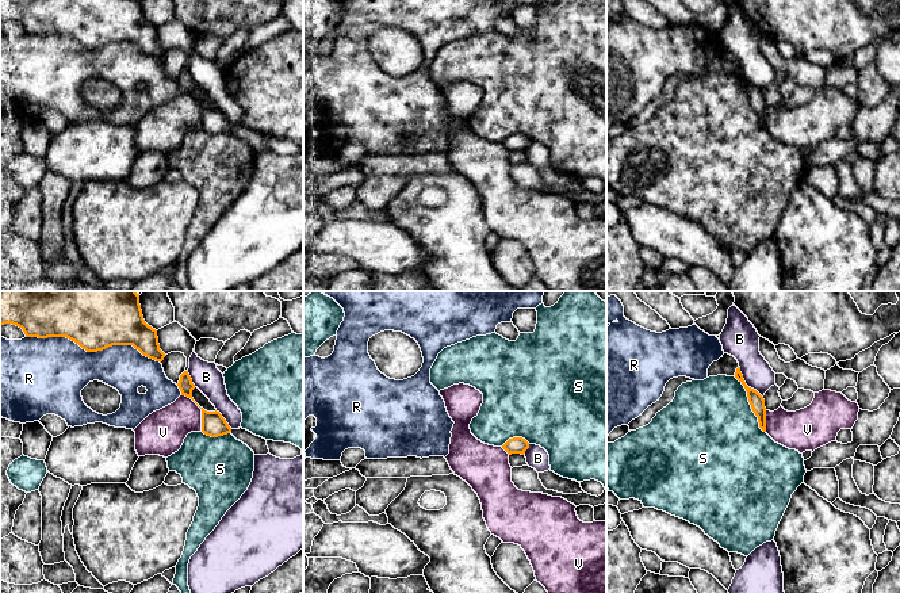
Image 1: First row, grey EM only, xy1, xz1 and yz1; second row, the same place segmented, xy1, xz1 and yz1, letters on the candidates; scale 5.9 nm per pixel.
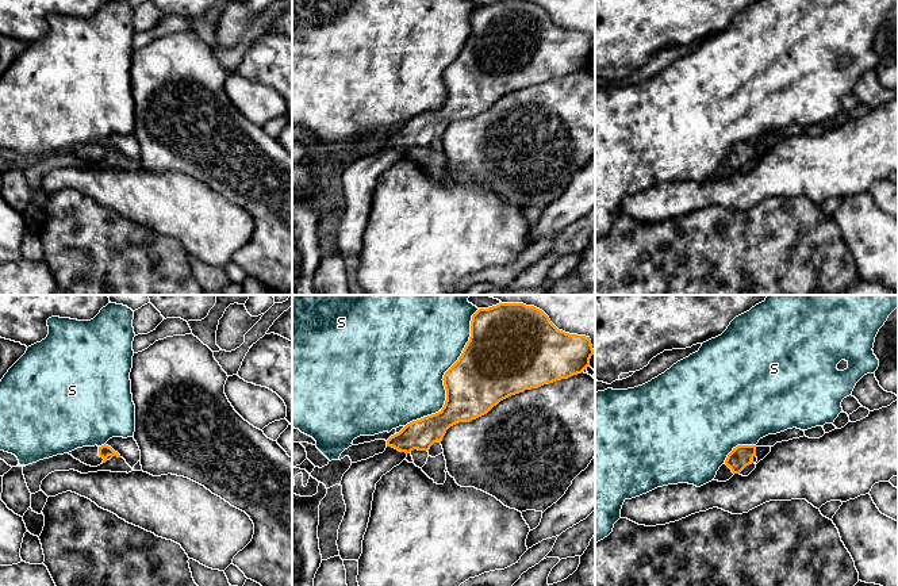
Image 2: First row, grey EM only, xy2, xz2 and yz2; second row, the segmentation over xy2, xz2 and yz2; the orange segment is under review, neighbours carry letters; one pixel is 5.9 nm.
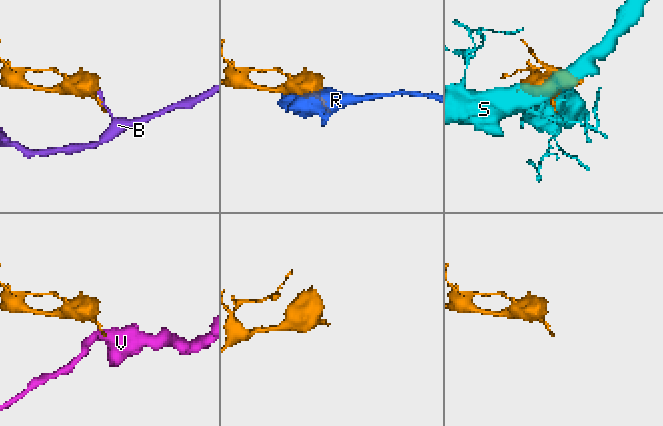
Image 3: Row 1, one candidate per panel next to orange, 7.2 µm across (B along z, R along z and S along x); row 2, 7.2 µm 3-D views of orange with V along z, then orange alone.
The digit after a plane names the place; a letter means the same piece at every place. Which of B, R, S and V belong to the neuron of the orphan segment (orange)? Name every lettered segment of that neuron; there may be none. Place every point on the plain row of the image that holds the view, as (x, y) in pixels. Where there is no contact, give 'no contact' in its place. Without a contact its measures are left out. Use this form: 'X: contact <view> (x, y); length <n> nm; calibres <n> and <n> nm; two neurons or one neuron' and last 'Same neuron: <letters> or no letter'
B: contact yz1 (745, 80); length 240 nm; calibres 90 and 200 nm; two neurons
R: contact xy1 (94, 48); length 800 nm; calibres 280 and 380 nm; two neurons
S: contact xz2 (444, 73); length 850 nm; calibres 360 and 500 nm; two neurons
V: contact xy1 (202, 107); length 260 nm; calibres 140 and 260 nm; two neurons
Same neuron: no letter

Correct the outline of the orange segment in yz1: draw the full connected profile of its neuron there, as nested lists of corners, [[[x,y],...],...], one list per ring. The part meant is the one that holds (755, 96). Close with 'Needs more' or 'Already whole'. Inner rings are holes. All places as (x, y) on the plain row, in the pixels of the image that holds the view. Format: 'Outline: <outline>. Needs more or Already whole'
Outline: [[[740,64],[736,65],[735,74],[744,83],[751,106],[758,114],[759,125],[766,129],[766,104],[763,93],[757,87],[746,81]]]. Already whole

